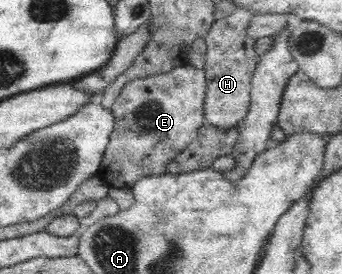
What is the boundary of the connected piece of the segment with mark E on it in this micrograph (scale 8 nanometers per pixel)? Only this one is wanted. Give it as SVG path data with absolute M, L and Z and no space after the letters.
M190 64L128 82L111 106L115 126L98 172L109 189L132 189L140 178L166 173L168 164L200 134L206 93L205 70Z

